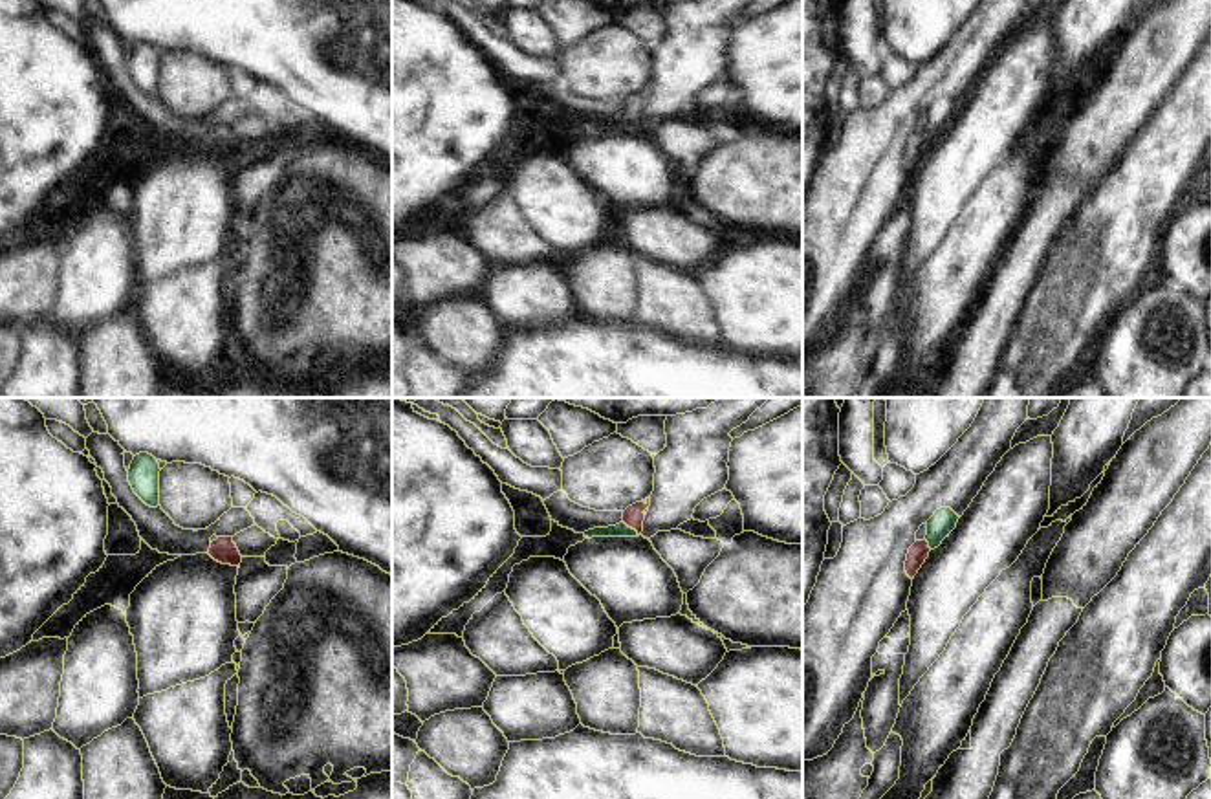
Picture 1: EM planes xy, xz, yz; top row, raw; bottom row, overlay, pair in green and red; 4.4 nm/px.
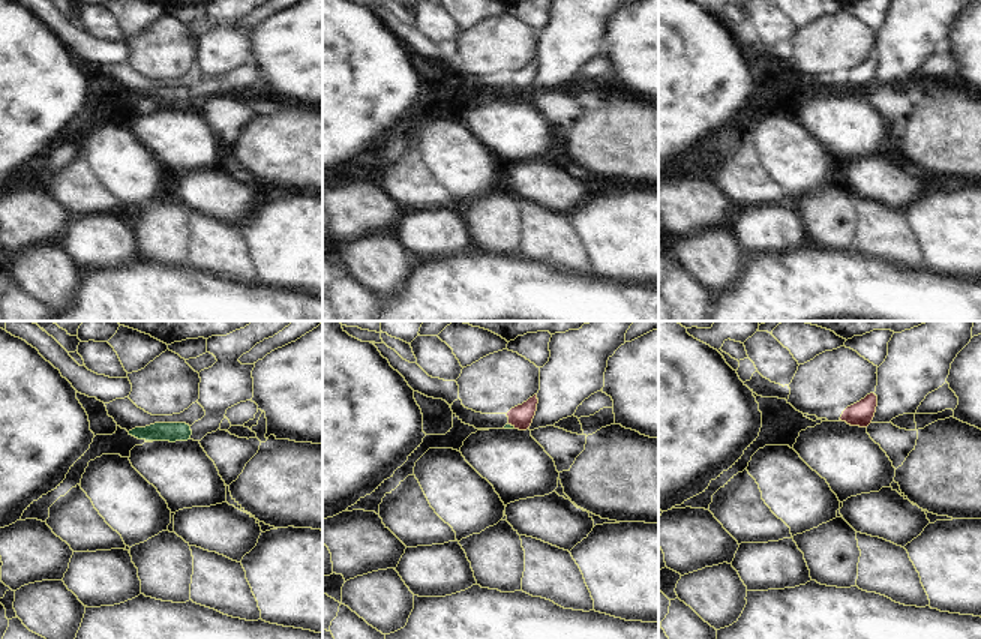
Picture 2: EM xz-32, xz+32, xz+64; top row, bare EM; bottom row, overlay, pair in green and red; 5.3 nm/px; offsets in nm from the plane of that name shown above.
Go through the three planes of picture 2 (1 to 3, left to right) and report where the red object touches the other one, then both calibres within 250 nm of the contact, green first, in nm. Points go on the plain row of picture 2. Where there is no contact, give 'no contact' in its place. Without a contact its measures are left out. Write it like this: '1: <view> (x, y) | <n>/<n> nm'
1: no contact
2: xz+32 (510, 89) | 30/120 nm
3: no contact

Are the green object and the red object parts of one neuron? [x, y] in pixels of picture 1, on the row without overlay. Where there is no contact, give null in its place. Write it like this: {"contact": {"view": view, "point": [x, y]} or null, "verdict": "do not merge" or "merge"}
{"contact": {"view": "xz", "point": [631, 118]}, "verdict": "merge"}

